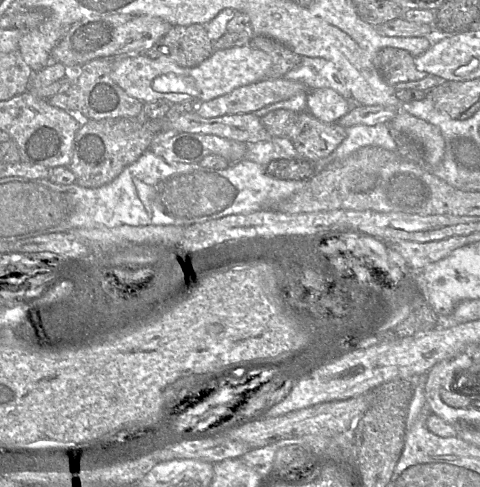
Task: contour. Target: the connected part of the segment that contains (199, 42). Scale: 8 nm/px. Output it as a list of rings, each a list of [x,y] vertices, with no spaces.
[[[206,25],[172,26],[151,49],[140,54],[150,59],[170,61],[183,68],[193,68],[211,55],[212,45]]]

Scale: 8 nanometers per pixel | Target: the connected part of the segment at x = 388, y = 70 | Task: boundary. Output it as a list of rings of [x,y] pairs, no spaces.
[[[386,47],[379,51],[376,66],[392,86],[401,82],[418,81],[429,74],[417,69],[415,58],[406,50]]]

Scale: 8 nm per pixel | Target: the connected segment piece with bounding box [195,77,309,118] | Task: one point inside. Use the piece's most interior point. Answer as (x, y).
(247, 99)

